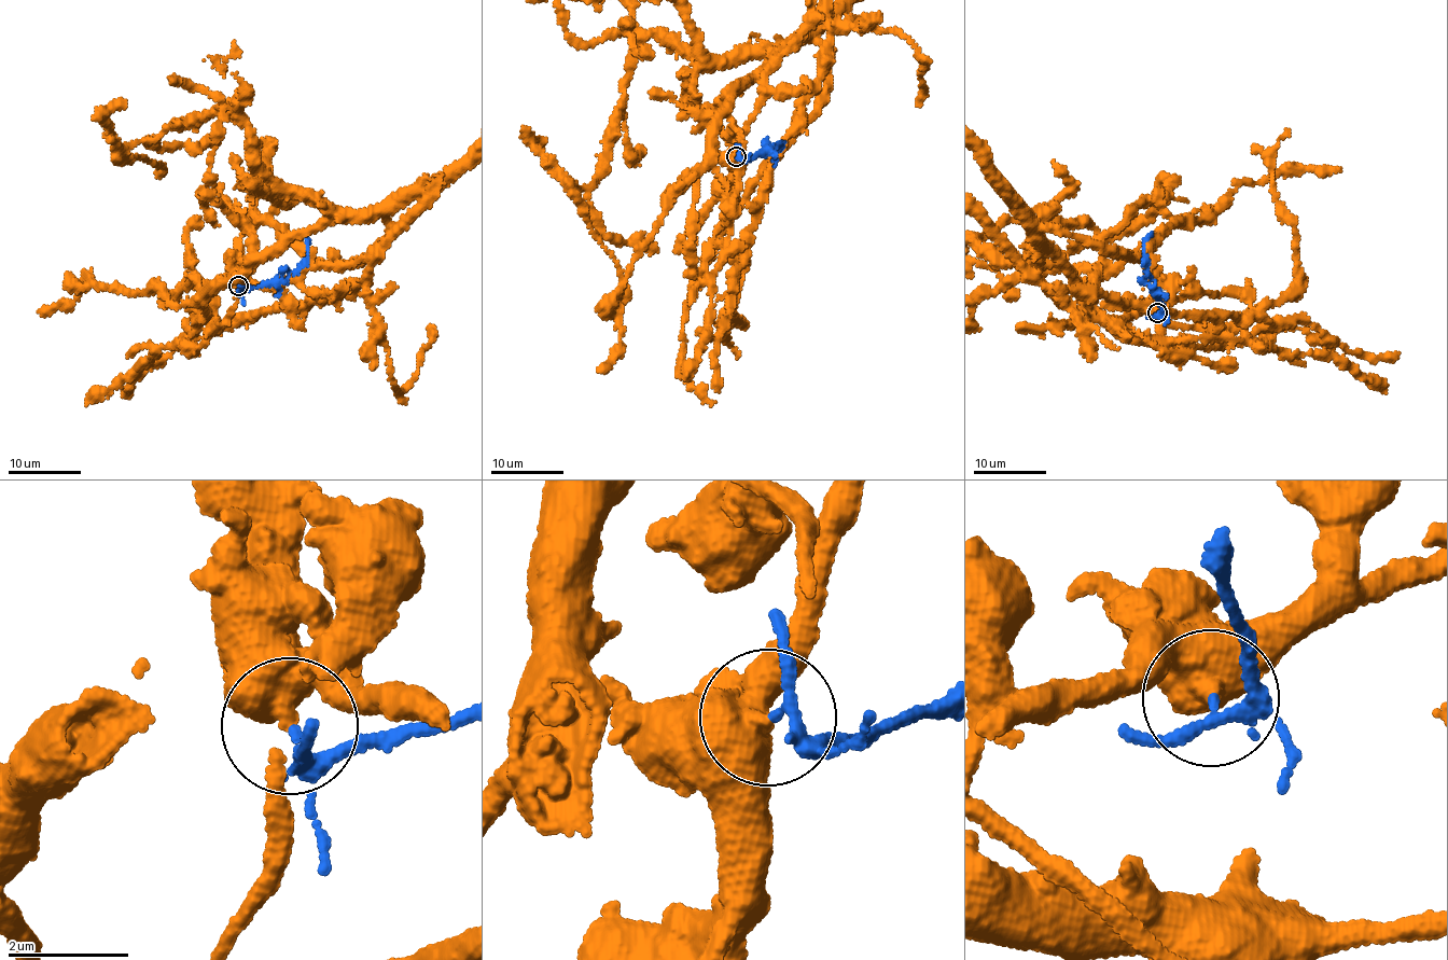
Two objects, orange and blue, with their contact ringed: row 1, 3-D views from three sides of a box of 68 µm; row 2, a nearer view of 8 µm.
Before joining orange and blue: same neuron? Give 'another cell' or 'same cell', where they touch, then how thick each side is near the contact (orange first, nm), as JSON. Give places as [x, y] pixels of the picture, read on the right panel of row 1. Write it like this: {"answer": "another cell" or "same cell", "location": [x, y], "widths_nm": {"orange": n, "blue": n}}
{"answer": "another cell", "location": [1157, 312], "widths_nm": {"orange": 600, "blue": 140}}

